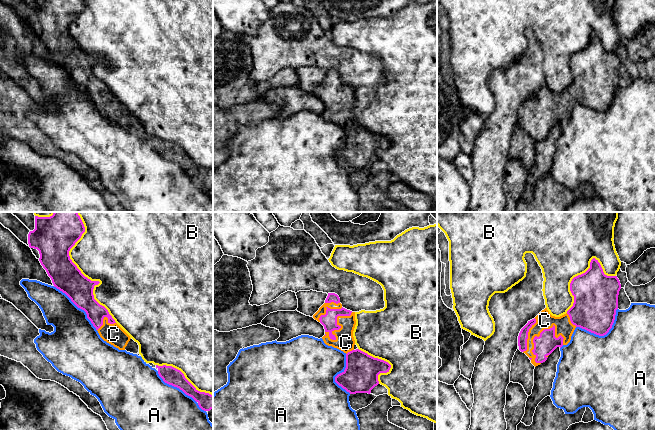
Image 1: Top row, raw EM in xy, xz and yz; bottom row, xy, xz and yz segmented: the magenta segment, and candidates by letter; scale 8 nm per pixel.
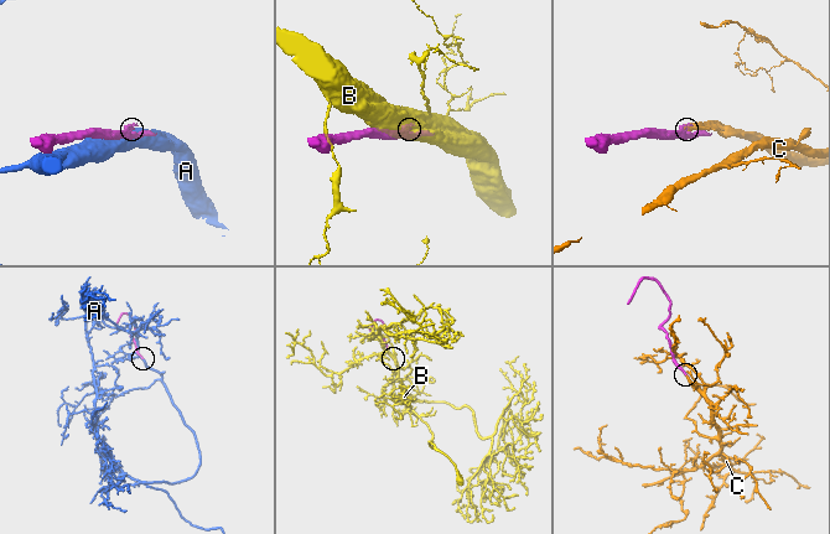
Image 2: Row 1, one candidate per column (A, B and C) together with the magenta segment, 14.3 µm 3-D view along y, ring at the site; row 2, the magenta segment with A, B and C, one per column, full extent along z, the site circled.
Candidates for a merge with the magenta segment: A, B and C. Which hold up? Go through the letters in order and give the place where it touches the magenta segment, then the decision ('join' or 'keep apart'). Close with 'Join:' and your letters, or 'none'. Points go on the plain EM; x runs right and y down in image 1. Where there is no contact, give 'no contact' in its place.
A: yz (603, 111) | keep apart
B: xy (86, 53) | keep apart
C: yz (533, 116) | join
Join: C

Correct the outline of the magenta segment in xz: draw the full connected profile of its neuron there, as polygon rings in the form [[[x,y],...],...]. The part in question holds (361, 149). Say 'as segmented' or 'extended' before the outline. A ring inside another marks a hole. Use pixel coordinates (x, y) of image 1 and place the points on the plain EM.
extended; [[[328,69],[325,79],[313,94],[324,102],[324,119],[346,130],[346,144],[335,153],[335,158],[350,170],[370,170],[379,160],[378,151],[389,148],[391,141],[354,125],[355,88],[343,84],[337,70]]]

